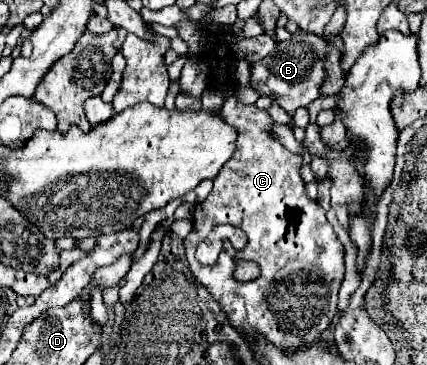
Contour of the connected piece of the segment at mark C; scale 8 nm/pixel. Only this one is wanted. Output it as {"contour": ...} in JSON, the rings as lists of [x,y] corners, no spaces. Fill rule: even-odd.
{"contour":[[[215,41],[205,61],[225,99],[217,113],[237,129],[239,137],[231,161],[213,179],[213,191],[205,201],[197,203],[199,211],[193,213],[193,229],[185,237],[189,269],[217,297],[233,327],[243,335],[261,331],[279,347],[307,347],[319,339],[321,331],[317,329],[327,329],[337,315],[337,293],[345,275],[343,245],[325,219],[325,211],[305,193],[305,181],[299,175],[301,155],[287,151],[275,139],[271,133],[273,119],[265,109],[239,103],[229,73],[233,51],[225,43]],[[219,223],[243,229],[247,245],[235,257],[227,257],[227,261],[221,257],[215,265],[201,265],[195,259],[195,249],[209,235],[211,227]],[[237,259],[257,263],[261,275],[247,283],[237,281],[233,275]]]}

